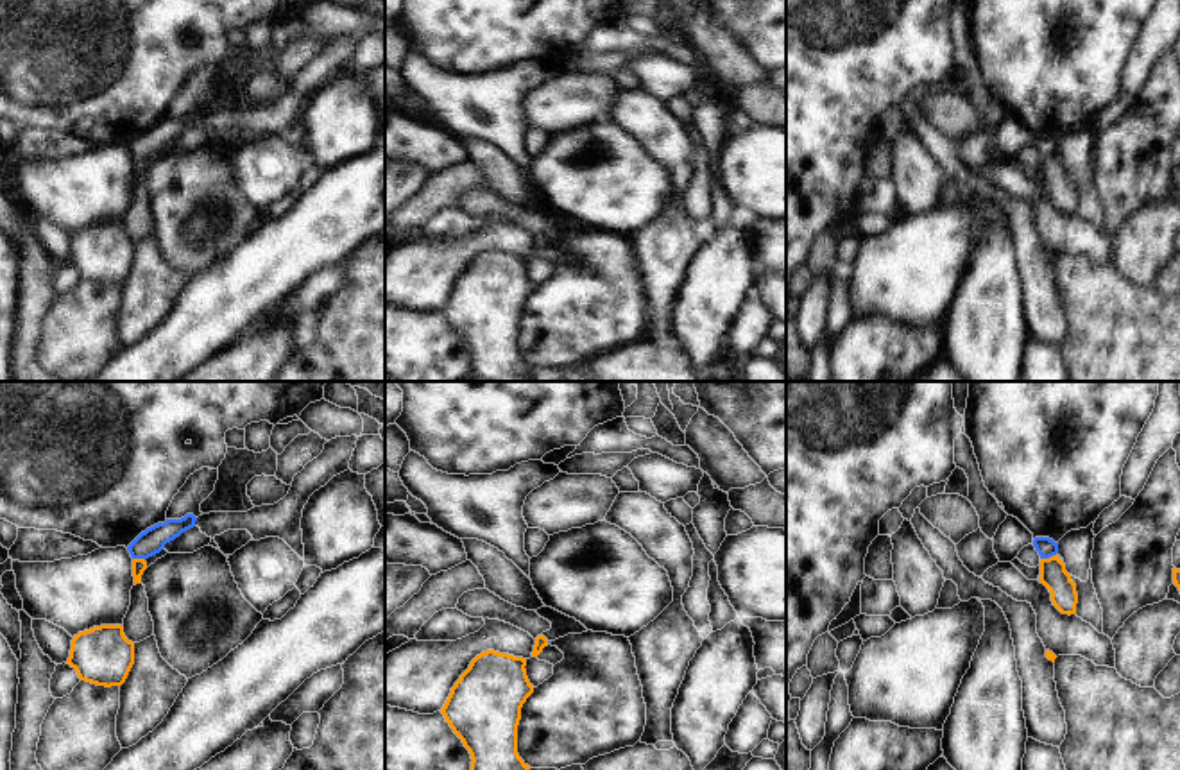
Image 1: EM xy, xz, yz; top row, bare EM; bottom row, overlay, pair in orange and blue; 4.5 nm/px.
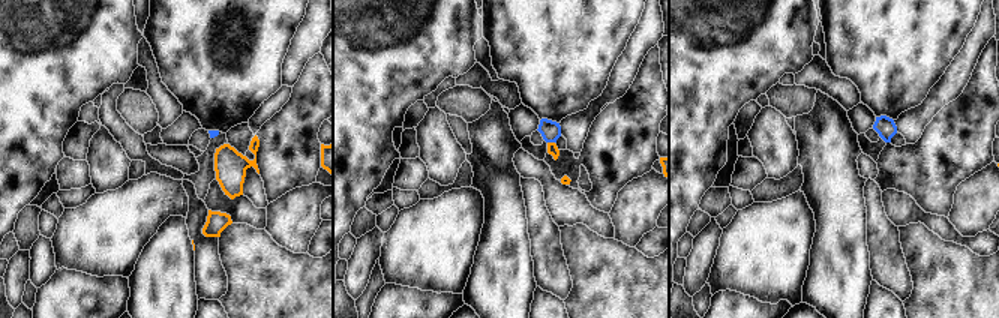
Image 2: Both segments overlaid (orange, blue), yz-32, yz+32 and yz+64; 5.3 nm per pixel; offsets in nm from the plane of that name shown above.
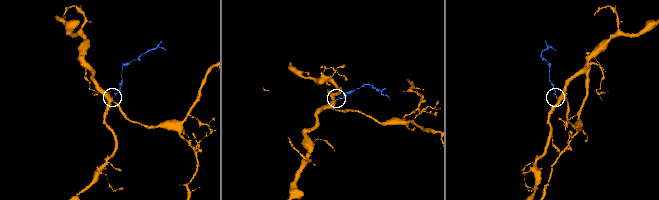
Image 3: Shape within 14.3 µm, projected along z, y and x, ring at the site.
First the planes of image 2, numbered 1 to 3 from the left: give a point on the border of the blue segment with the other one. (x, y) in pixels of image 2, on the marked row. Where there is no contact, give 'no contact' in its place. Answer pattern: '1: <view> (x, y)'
1: no contact
2: yz+32 (551, 143)
3: no contact

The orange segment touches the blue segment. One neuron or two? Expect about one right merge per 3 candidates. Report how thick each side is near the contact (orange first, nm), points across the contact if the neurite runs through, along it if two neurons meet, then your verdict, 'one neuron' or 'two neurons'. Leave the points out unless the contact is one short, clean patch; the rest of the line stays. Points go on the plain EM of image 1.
calibres 120 and 90 nm; way yz (1053, 174), (1050, 156), (1046, 145); one neuron

